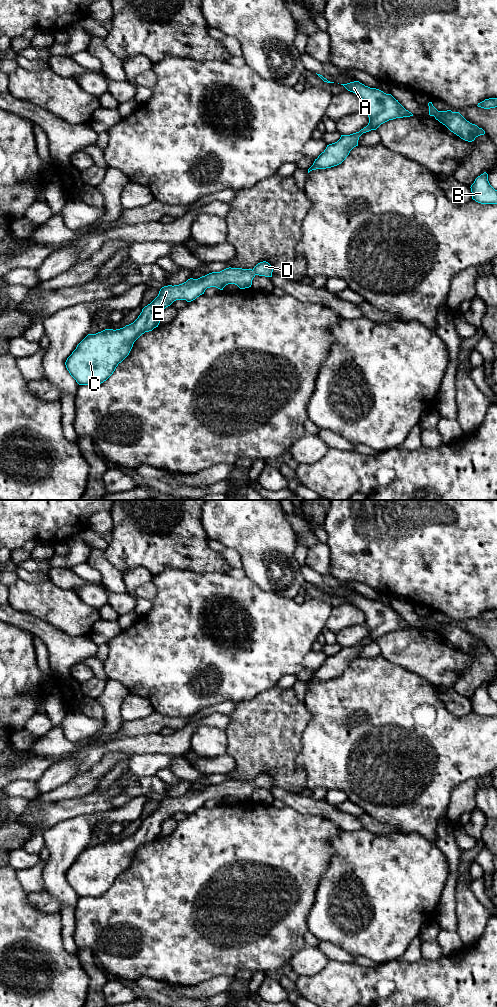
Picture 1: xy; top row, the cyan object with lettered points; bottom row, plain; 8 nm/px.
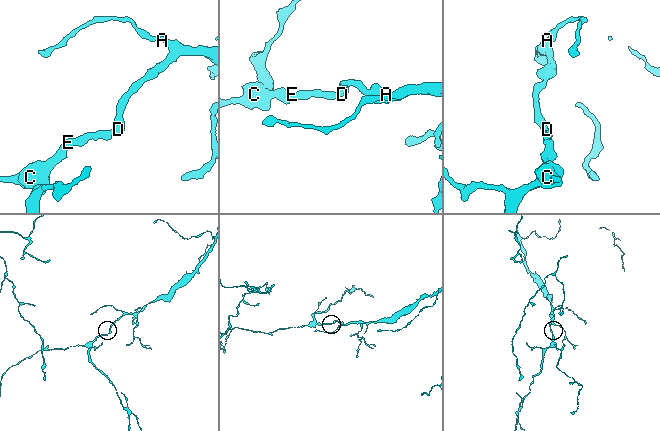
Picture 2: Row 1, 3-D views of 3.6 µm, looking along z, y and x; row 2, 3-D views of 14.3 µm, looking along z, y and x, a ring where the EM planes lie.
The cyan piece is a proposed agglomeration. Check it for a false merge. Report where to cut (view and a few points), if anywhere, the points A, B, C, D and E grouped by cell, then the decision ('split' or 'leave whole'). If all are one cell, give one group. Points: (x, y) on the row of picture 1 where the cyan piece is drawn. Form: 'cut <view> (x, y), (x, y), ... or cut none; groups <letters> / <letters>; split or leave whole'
cut none; groups A B C D E; leave whole

